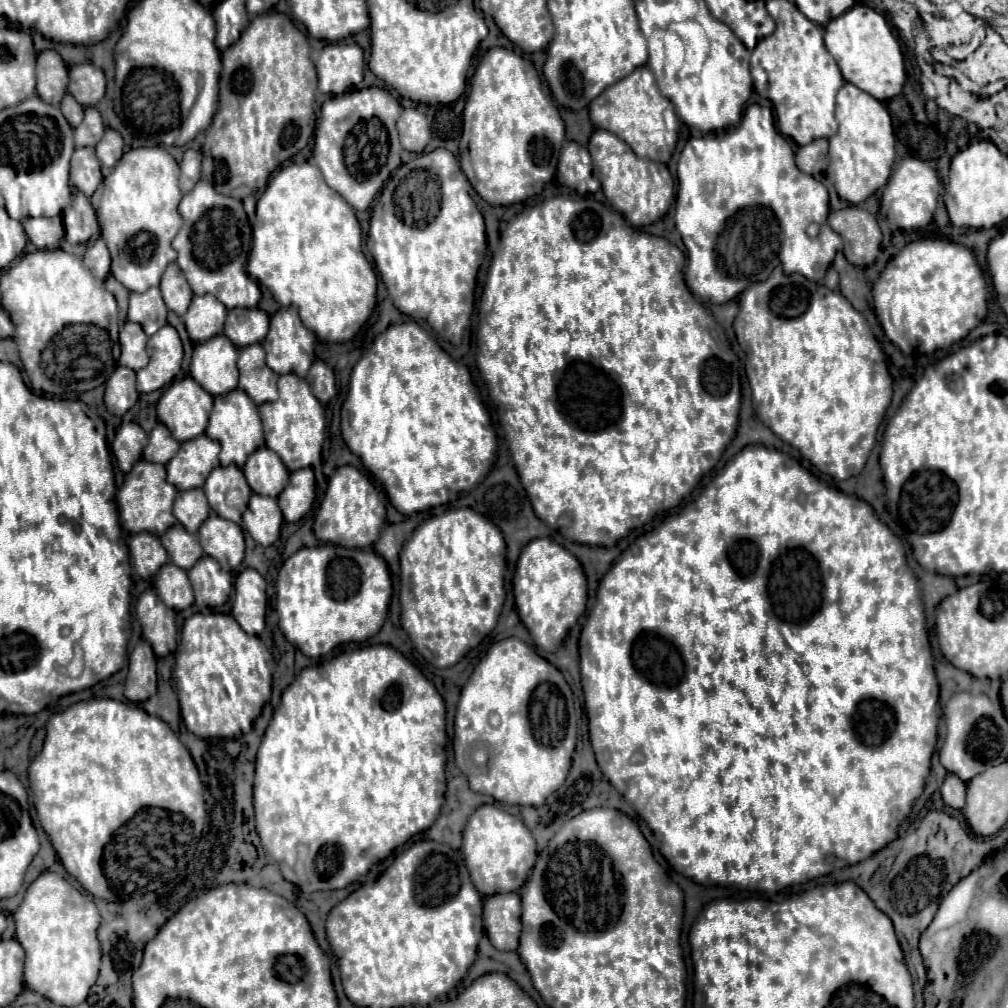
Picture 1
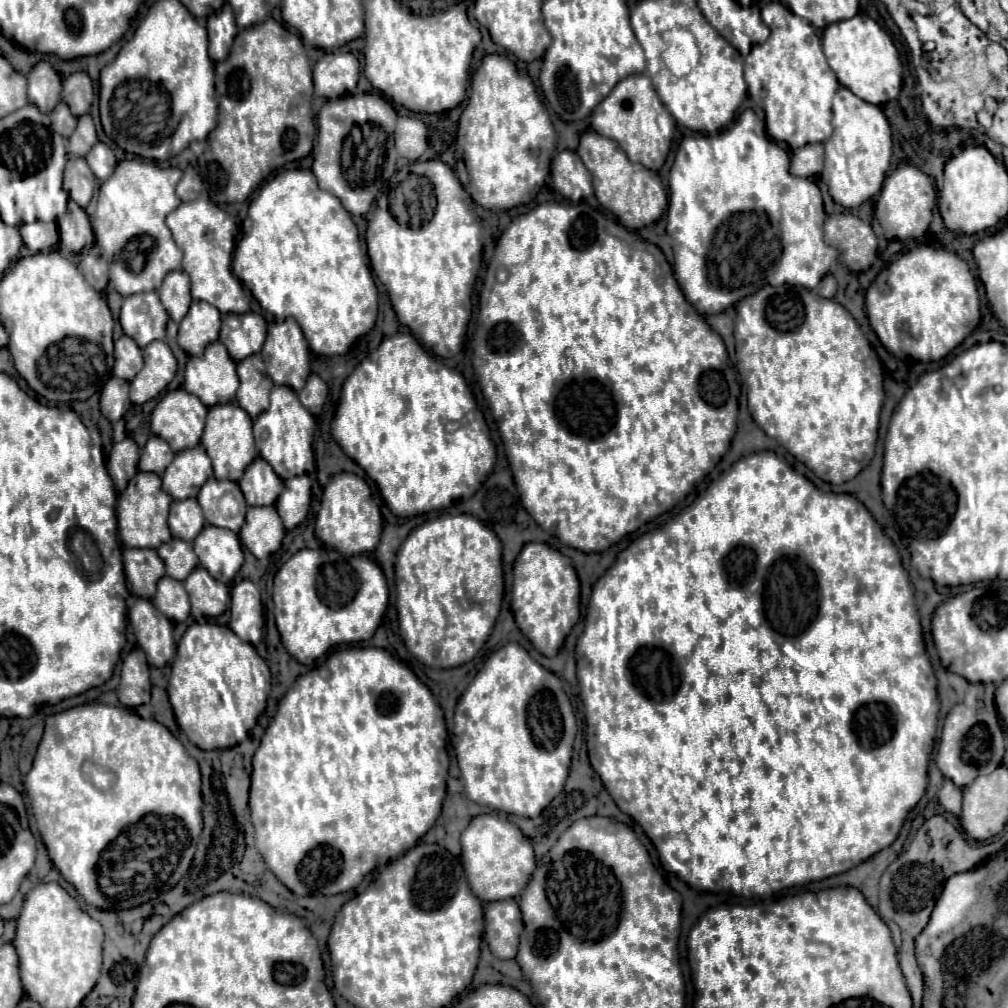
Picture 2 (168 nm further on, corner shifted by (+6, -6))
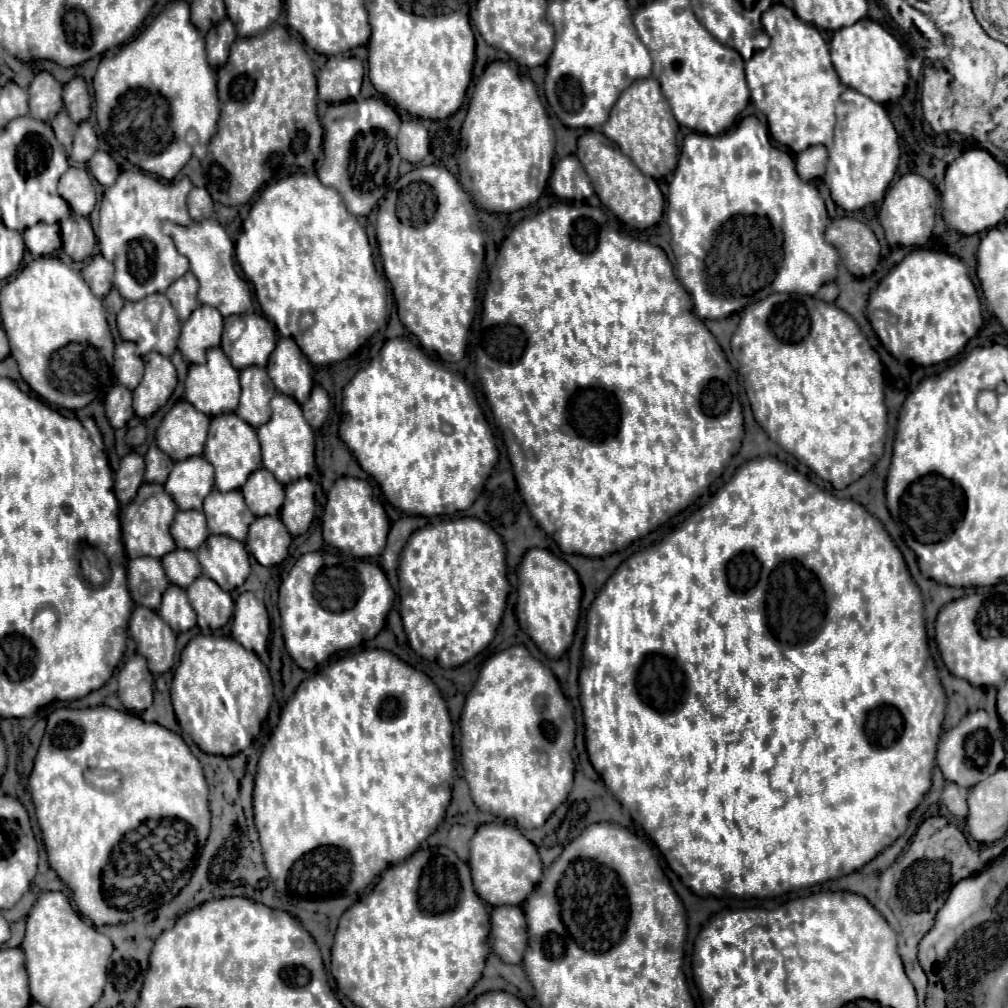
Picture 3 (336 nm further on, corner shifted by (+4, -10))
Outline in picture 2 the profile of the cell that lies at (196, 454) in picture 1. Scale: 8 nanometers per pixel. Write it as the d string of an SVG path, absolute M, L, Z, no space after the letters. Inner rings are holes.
M202 446L178 452L162 474L162 488L174 498L196 498L202 484L212 476L212 466Z

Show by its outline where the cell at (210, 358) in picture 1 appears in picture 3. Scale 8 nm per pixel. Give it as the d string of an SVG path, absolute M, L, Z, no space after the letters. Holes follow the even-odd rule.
M220 348L208 350L208 360L204 364L192 364L186 376L186 400L192 402L200 412L208 416L234 412L240 400L240 382L238 382L238 370L224 358L224 352Z

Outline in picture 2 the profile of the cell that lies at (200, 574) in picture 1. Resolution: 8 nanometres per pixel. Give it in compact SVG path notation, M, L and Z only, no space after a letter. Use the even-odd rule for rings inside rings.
M196 568L184 580L191 604L191 614L187 622L208 623L226 610L230 602L230 590L226 584L214 580L206 568Z

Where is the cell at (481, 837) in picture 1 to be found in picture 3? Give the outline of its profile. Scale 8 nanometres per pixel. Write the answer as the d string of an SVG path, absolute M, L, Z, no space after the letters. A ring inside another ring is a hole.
M482 824L470 840L470 872L476 894L490 906L522 904L542 876L542 862L536 846L510 824Z

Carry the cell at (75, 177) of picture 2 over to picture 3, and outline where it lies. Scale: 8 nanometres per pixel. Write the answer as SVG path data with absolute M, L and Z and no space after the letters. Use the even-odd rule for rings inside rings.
M68 168L66 174L60 178L58 194L80 216L88 216L96 204L96 192L92 186L92 178L88 170L84 168Z

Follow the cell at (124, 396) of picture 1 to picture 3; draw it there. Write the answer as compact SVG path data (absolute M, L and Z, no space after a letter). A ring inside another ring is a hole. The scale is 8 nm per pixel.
M118 384L106 394L106 416L112 428L124 428L126 422L134 416L132 390Z

